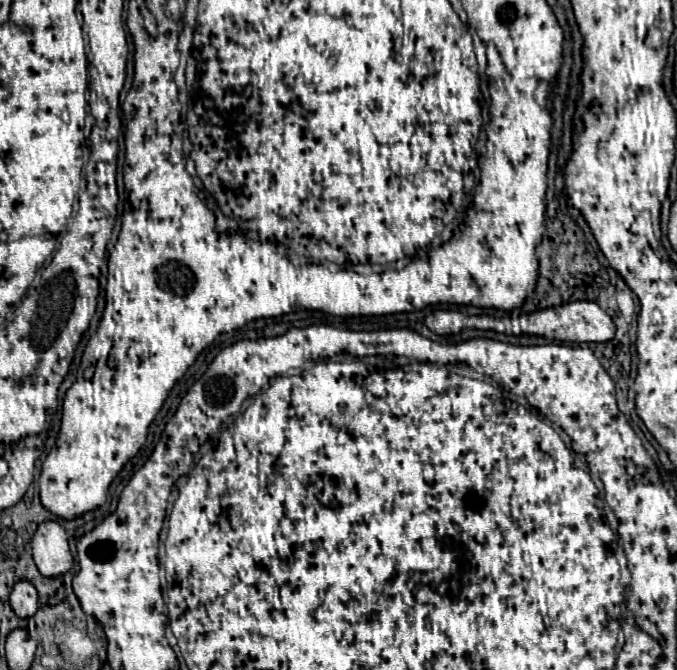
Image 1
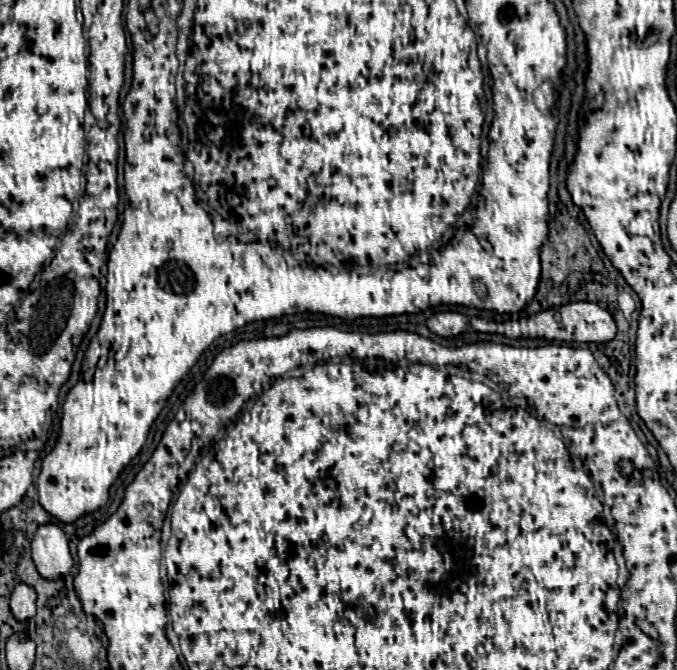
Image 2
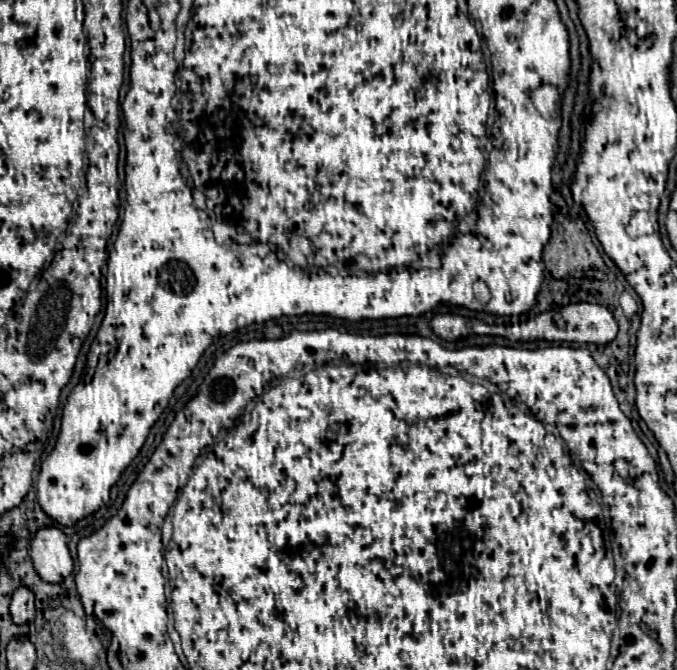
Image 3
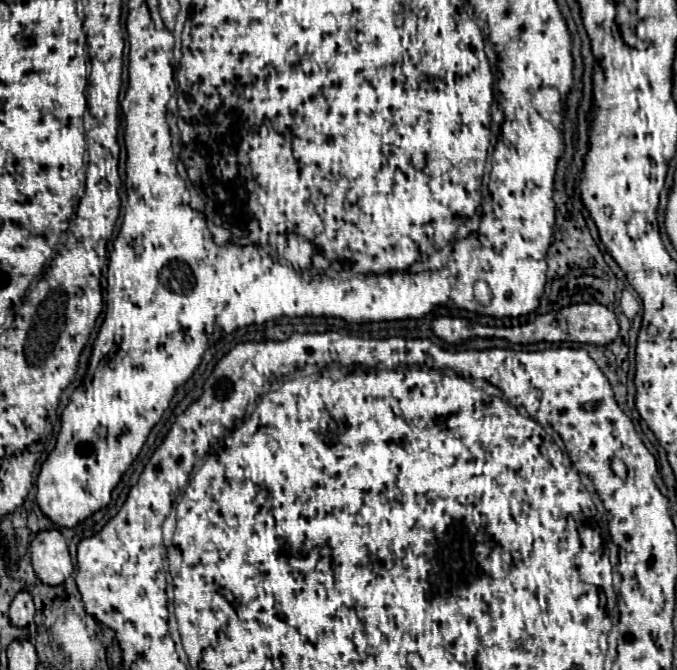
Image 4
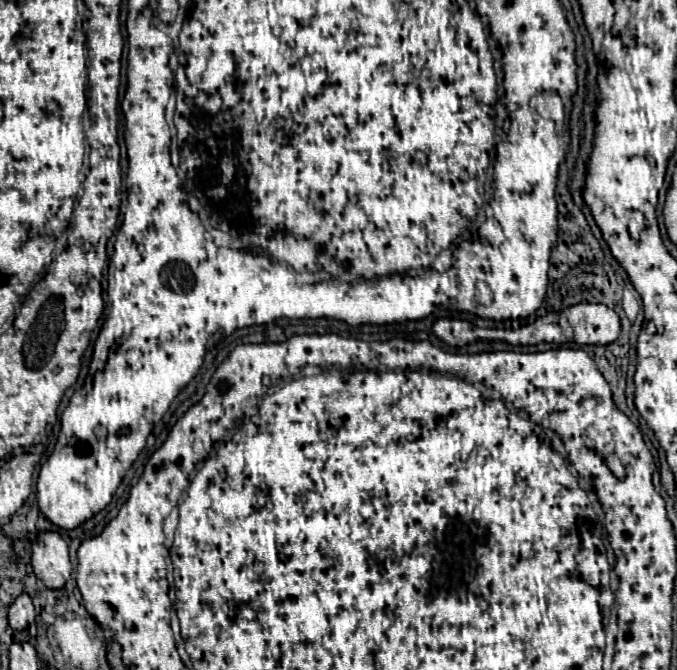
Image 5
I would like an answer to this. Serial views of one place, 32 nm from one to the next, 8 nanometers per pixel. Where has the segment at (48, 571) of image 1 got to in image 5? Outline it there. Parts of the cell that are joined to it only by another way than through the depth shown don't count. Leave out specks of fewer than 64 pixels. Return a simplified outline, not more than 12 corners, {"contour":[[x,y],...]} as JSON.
{"contour":[[58,532],[38,534],[32,568],[50,590],[68,582],[72,564]]}

